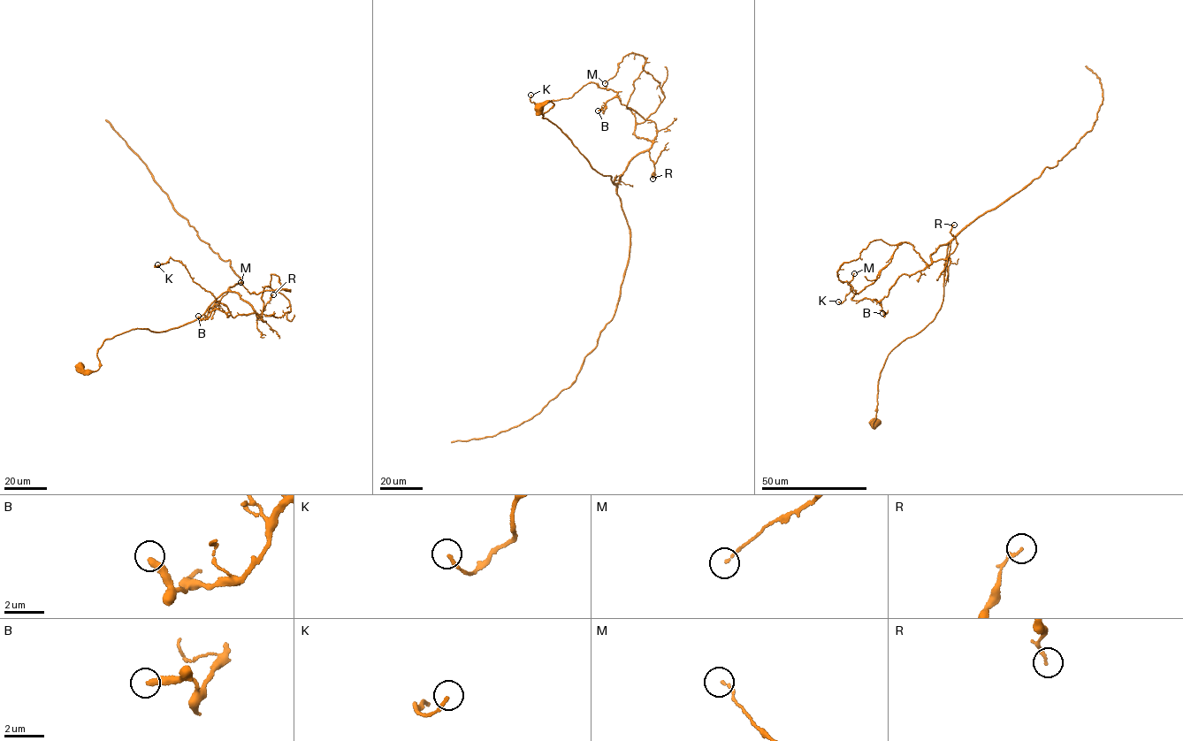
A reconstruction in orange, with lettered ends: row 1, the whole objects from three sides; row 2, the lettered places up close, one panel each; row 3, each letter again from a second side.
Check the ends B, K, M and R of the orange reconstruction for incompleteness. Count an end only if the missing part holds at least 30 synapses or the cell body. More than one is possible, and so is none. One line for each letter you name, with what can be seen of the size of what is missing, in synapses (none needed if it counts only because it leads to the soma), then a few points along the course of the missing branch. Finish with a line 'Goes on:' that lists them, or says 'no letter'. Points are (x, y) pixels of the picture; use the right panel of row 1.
Goes on: no letter

